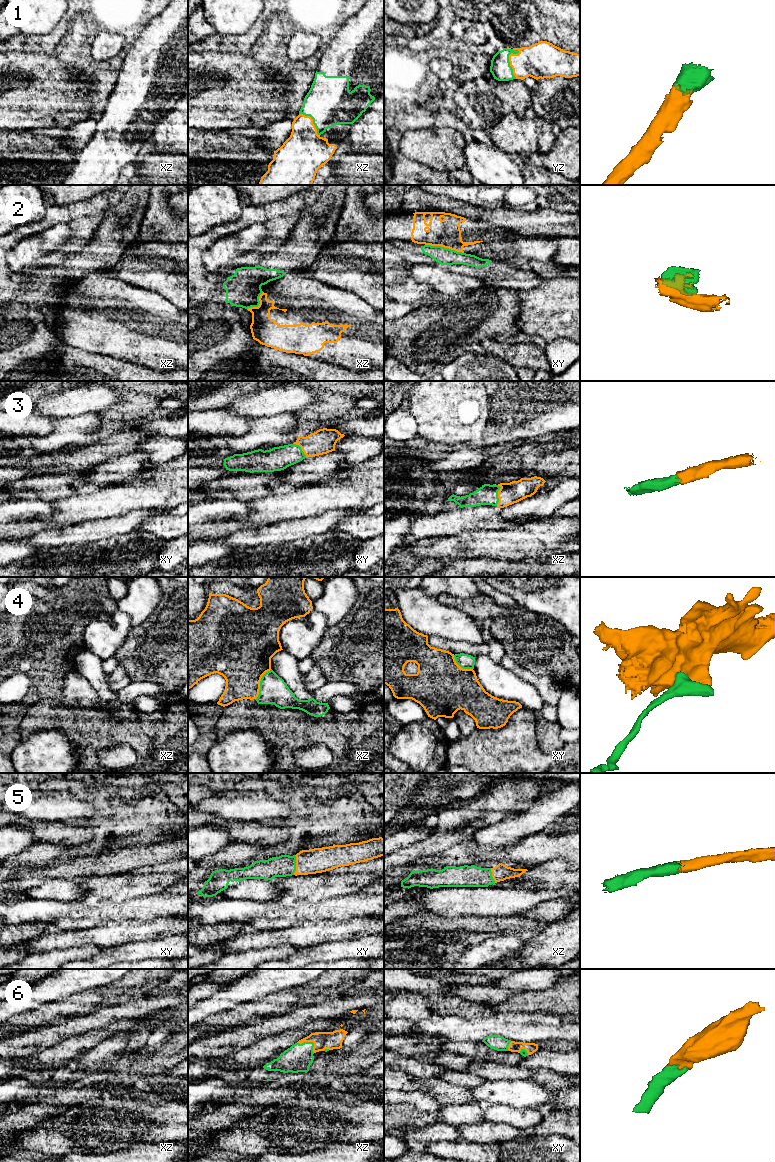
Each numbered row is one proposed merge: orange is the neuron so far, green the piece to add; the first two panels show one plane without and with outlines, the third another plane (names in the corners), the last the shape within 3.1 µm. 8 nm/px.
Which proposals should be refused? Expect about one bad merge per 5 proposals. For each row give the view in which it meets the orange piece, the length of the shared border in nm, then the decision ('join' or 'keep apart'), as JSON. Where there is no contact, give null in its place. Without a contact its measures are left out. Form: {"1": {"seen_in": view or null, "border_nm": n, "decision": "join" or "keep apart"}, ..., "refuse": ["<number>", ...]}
{"1": {"seen_in": "yz", "border_nm": 240, "decision": "join"}, "2": {"seen_in": "xy", "border_nm": 320, "decision": "keep apart"}, "3": {"seen_in": "xz", "border_nm": 170, "decision": "join"}, "4": {"seen_in": "xz", "border_nm": 280, "decision": "keep apart"}, "5": {"seen_in": "xy", "border_nm": 160, "decision": "join"}, "6": {"seen_in": "xz", "border_nm": 170, "decision": "join"}, "refuse": ["2", "4"]}

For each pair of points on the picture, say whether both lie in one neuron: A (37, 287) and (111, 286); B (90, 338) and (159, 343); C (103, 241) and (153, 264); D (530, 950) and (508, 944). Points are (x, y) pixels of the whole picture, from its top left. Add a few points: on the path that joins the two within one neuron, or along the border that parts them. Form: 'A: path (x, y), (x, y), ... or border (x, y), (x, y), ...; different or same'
A: border (86, 276), (67, 284), (65, 290); different
B: path (107, 339), (142, 343); same
C: border (138, 238), (125, 247), (115, 264), (107, 267); different
D: border (527, 942), (520, 952), (520, 958); different

